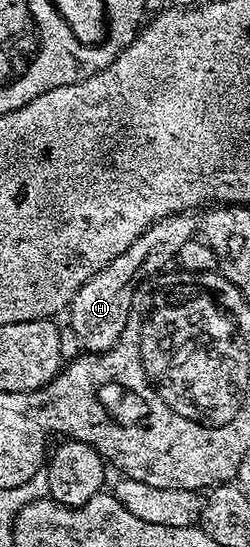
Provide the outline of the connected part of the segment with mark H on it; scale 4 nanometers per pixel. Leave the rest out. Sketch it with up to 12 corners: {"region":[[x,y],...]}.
{"region":[[193,213],[151,225],[78,289],[67,316],[82,352],[119,341],[137,284],[198,234]]}

